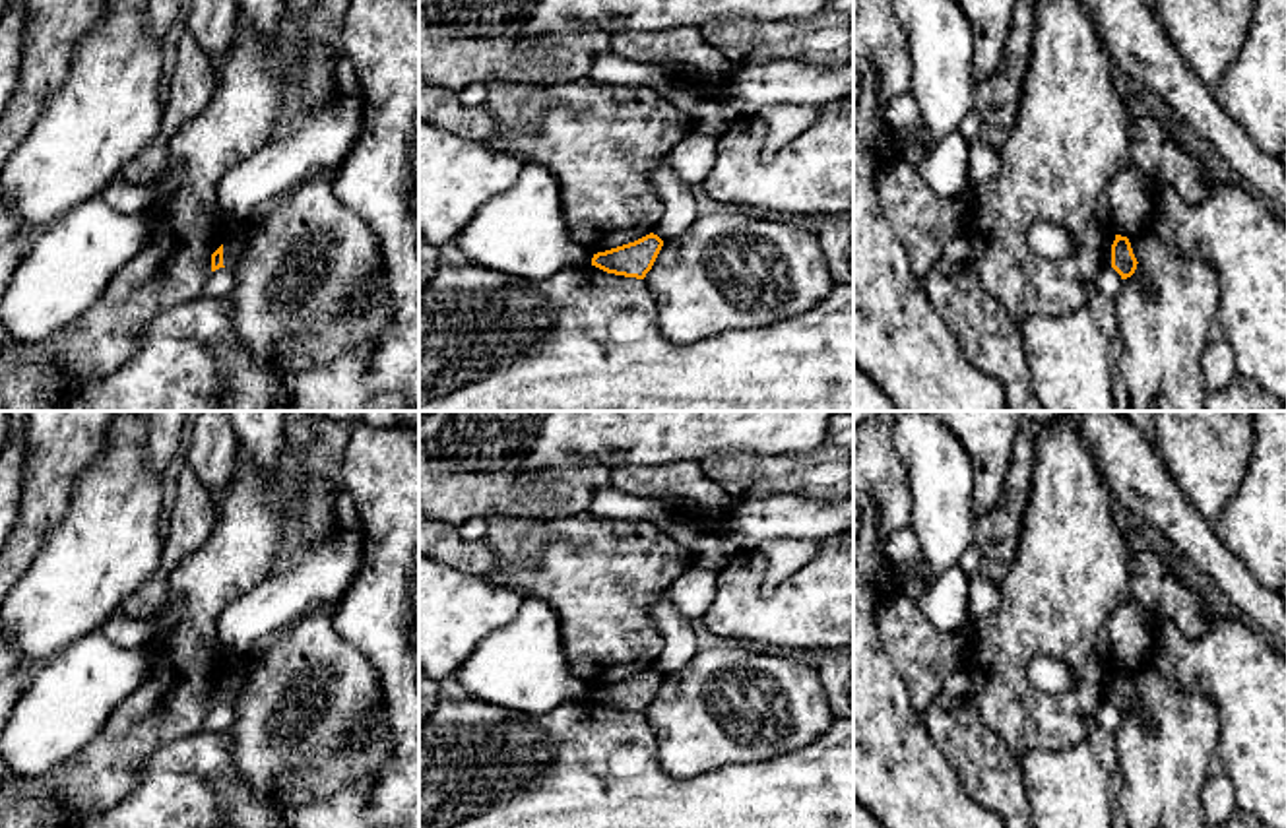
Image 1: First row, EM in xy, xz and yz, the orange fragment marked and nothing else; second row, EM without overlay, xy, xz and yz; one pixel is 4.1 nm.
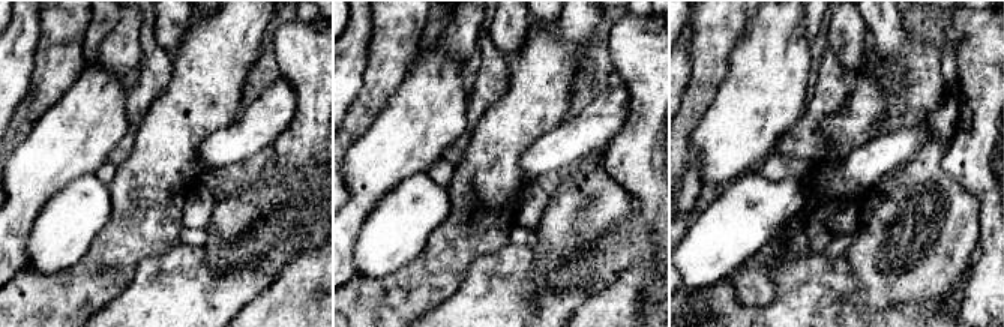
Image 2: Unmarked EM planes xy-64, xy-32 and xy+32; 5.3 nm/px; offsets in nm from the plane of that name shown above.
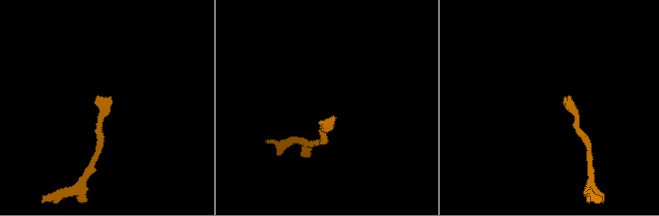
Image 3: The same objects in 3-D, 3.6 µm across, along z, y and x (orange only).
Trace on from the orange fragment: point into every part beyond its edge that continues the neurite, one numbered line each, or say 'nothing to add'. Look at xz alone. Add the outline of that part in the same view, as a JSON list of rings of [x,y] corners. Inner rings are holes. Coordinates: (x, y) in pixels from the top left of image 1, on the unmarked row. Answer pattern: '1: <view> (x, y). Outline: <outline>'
nothing to add

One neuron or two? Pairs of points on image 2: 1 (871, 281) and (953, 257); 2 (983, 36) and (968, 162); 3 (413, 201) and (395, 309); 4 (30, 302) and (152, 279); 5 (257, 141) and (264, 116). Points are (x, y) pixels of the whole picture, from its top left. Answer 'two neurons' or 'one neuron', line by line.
1: one neuron
2: one neuron
3: two neurons
4: two neurons
5: one neuron

